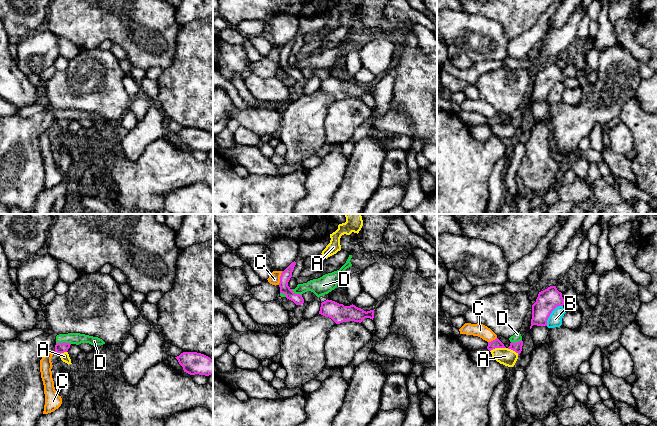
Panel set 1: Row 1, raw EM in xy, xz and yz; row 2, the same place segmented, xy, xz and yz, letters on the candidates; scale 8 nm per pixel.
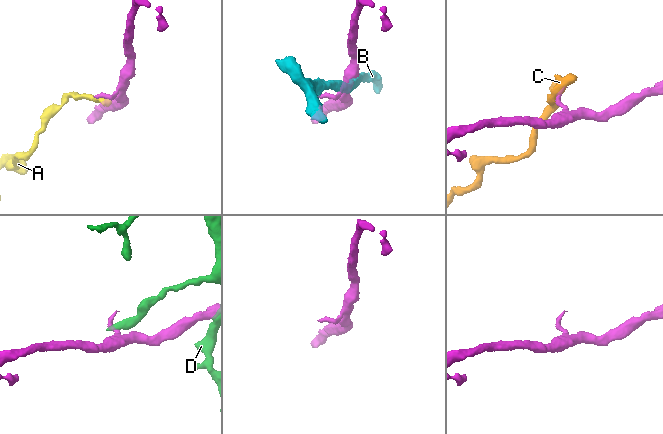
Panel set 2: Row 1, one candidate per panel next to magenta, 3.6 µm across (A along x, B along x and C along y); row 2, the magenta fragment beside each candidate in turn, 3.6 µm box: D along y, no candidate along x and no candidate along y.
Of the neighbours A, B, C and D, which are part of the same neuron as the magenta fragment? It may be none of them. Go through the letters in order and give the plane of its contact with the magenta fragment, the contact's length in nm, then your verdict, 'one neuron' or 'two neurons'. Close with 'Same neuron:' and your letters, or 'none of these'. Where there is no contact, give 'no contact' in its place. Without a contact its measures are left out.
A: yz | 130 nm | two neurons
B: yz | 220 nm | two neurons
C: xz | 120 nm | two neurons
D: xy | 120 nm | two neurons
Same neuron: none of these

